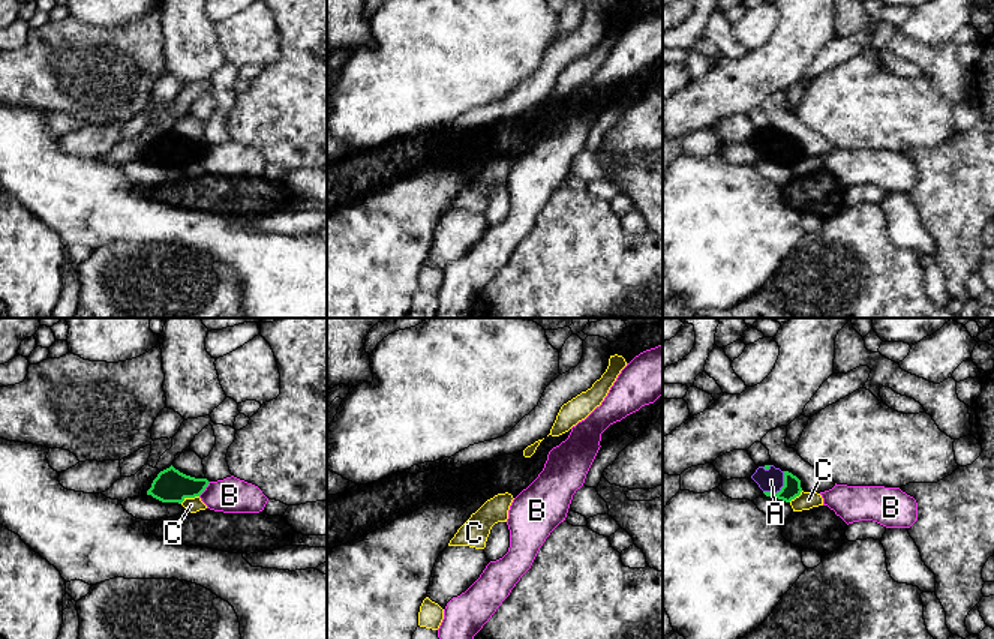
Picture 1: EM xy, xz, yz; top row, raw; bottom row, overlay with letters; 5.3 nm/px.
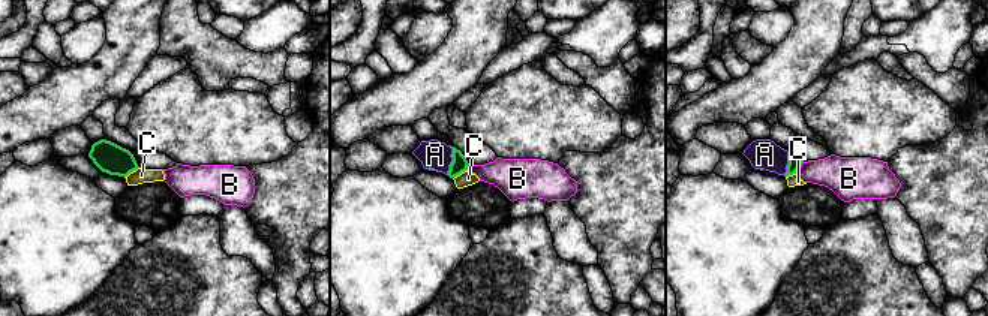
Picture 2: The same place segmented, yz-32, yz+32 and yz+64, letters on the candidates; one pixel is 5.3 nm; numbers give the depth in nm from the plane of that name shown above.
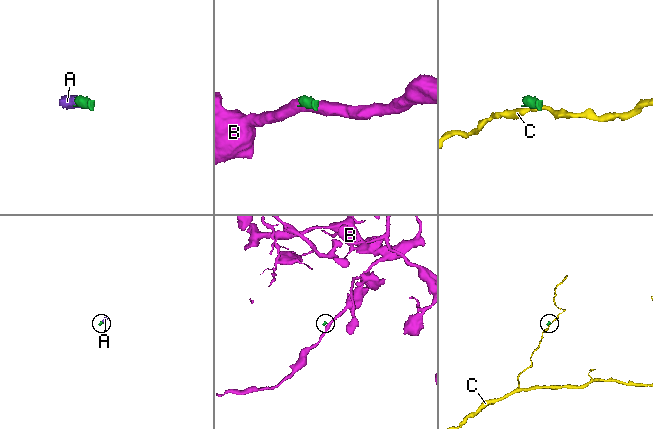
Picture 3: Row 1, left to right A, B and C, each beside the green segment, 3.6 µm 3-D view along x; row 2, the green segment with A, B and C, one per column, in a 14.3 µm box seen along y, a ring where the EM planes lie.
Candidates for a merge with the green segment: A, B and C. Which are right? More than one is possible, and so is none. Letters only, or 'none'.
A

